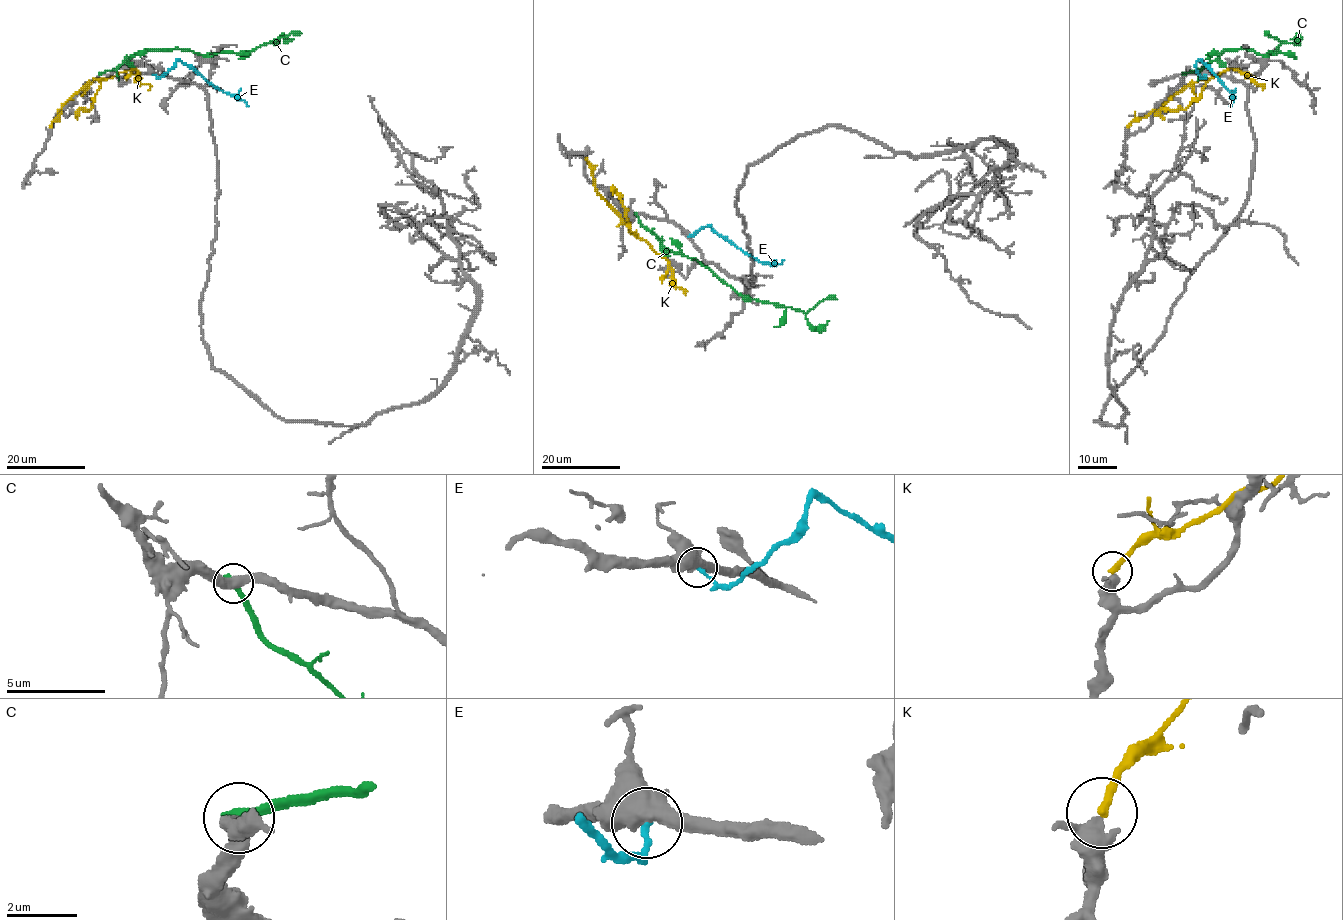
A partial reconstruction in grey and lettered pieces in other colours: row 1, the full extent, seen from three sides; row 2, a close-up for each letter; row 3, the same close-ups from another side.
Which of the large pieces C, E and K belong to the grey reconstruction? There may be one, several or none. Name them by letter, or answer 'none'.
none

